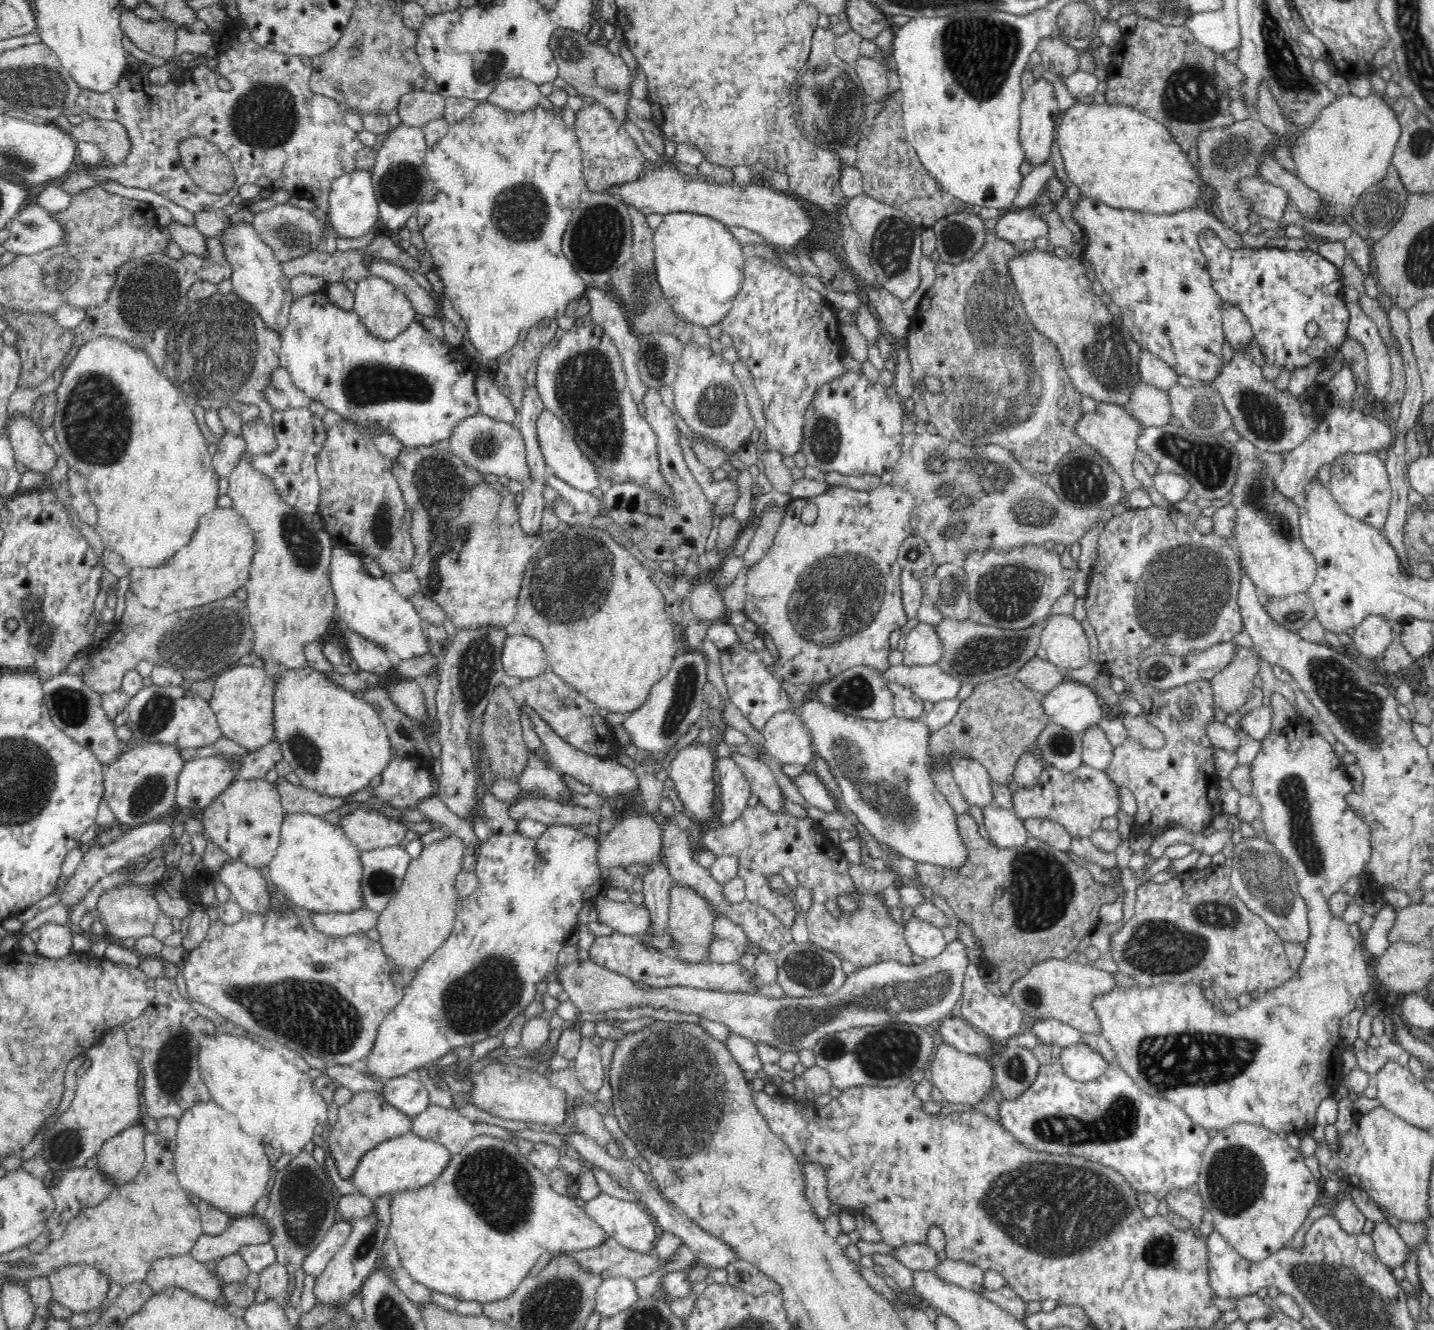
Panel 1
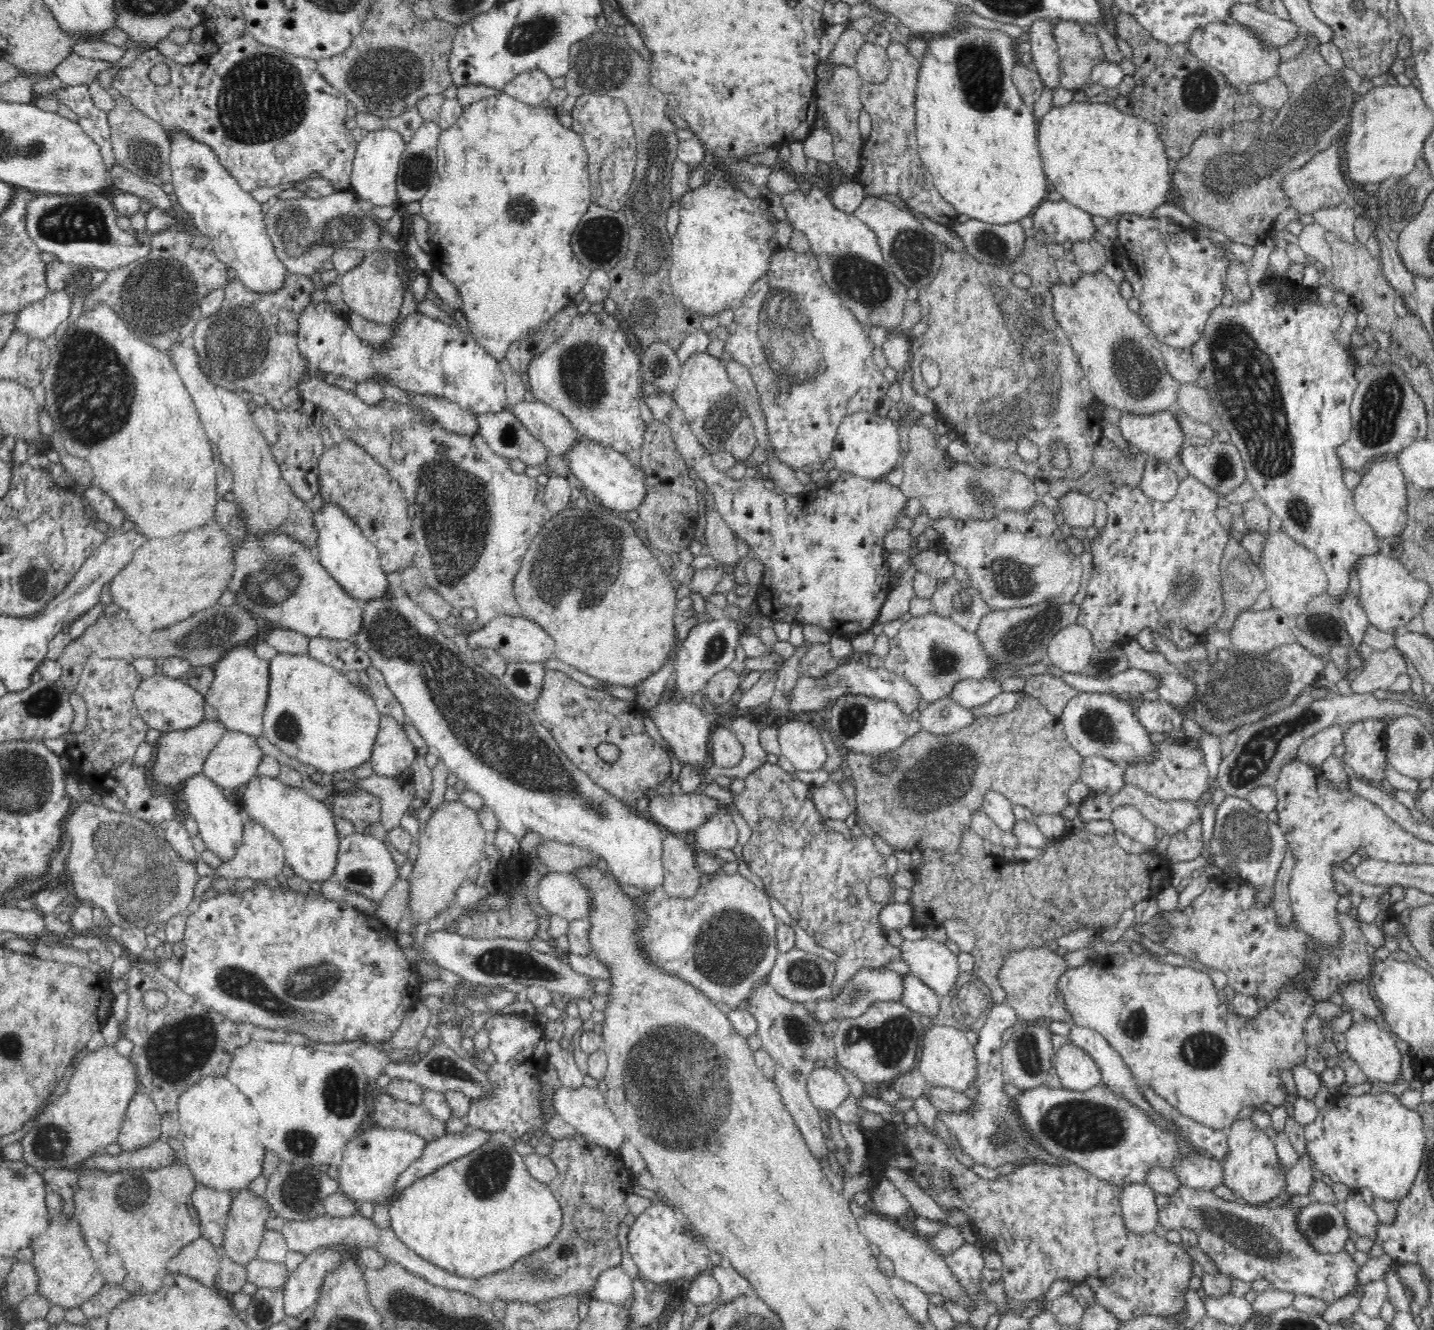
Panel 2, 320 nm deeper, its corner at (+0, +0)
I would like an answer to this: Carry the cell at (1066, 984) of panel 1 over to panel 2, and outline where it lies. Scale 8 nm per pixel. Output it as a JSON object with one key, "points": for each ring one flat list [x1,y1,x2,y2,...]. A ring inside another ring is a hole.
{"points":[[1026,947,1006,955,999,968,997,980,1006,993,1006,1002,1015,1010,1017,1018,1029,1023,1038,1018,1052,1018,1072,1024,1064,997,1057,987,1058,979,1068,970,1068,963,1054,950,1044,947]]}

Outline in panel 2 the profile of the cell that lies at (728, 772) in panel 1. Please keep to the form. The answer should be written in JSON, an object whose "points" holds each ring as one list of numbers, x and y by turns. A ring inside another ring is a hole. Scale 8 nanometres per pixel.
{"points":[[723,805,694,830,694,837,698,851,712,854,718,848,734,848,738,840,738,829,732,821,732,815]]}

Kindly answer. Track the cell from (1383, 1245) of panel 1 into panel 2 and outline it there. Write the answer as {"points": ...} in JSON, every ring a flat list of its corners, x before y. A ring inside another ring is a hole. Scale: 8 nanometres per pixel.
{"points":[[1349,1194,1344,1203,1341,1204,1342,1211,1345,1213,1349,1228,1354,1230,1360,1237,1375,1240,1377,1237,1376,1227,1379,1222,1378,1215,1370,1205,1362,1200,1360,1194]]}

